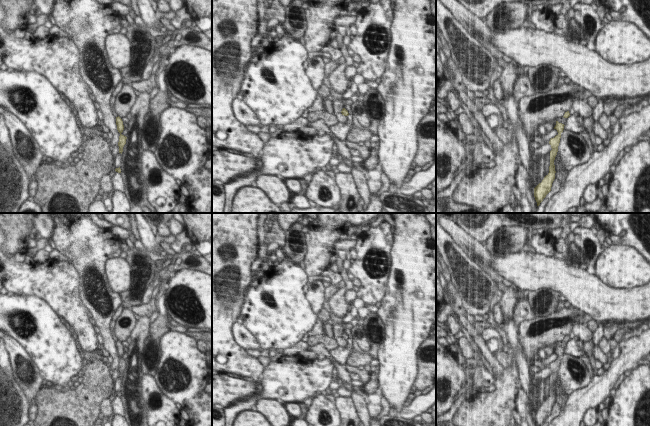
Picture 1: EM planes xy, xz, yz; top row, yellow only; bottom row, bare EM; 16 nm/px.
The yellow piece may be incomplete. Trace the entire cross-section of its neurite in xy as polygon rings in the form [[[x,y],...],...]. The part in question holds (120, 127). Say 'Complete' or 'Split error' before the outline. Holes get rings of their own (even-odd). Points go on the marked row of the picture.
Complete. [[[119,116],[116,117],[116,125],[117,125],[117,130],[118,130],[118,132],[120,133],[119,142],[118,142],[119,153],[122,154],[122,152],[123,152],[123,147],[124,147],[124,145],[126,144],[126,139],[127,139],[127,137],[121,134],[121,133],[123,132],[123,130],[124,130],[124,125],[123,125],[122,119],[121,119]]]

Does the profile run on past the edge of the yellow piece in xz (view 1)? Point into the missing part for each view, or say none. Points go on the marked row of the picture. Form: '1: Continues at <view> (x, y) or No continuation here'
1: No continuation here

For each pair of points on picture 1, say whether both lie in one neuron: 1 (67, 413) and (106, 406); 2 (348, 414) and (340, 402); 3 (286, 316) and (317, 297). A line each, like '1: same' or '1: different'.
1: different
2: same
3: different

